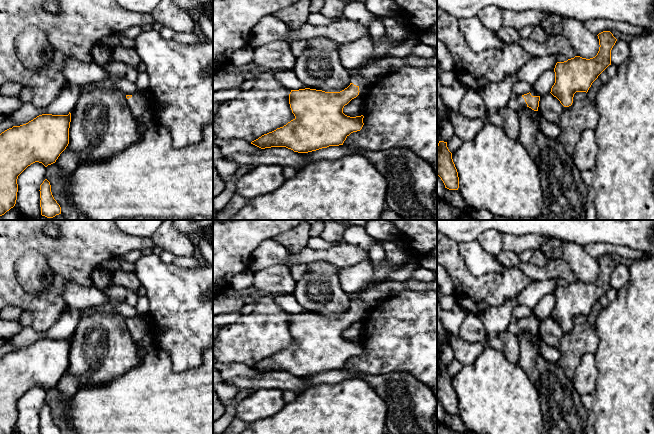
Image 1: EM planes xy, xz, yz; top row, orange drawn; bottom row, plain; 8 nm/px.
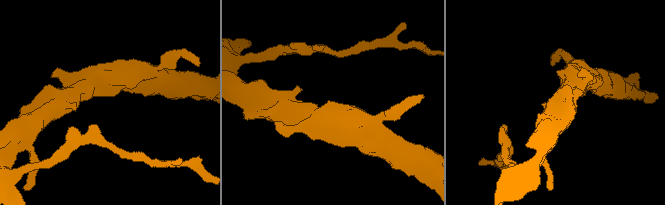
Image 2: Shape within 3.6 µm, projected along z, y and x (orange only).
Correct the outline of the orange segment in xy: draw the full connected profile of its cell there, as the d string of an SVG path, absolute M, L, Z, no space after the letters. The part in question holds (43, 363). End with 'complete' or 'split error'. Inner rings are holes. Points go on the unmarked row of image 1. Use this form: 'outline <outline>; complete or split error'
outline M71 337L42 338L0 358L0 434L16 428L18 400L31 388L56 386L69 368Z; complete

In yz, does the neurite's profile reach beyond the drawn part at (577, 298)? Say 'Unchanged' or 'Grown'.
Unchanged

